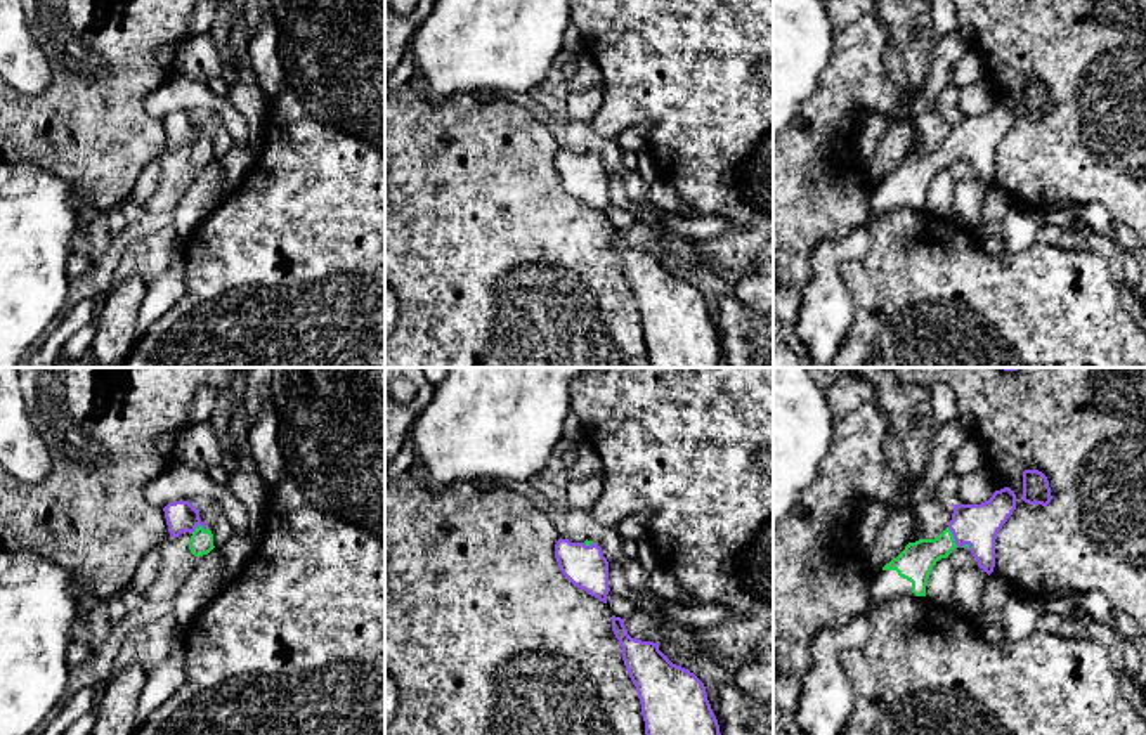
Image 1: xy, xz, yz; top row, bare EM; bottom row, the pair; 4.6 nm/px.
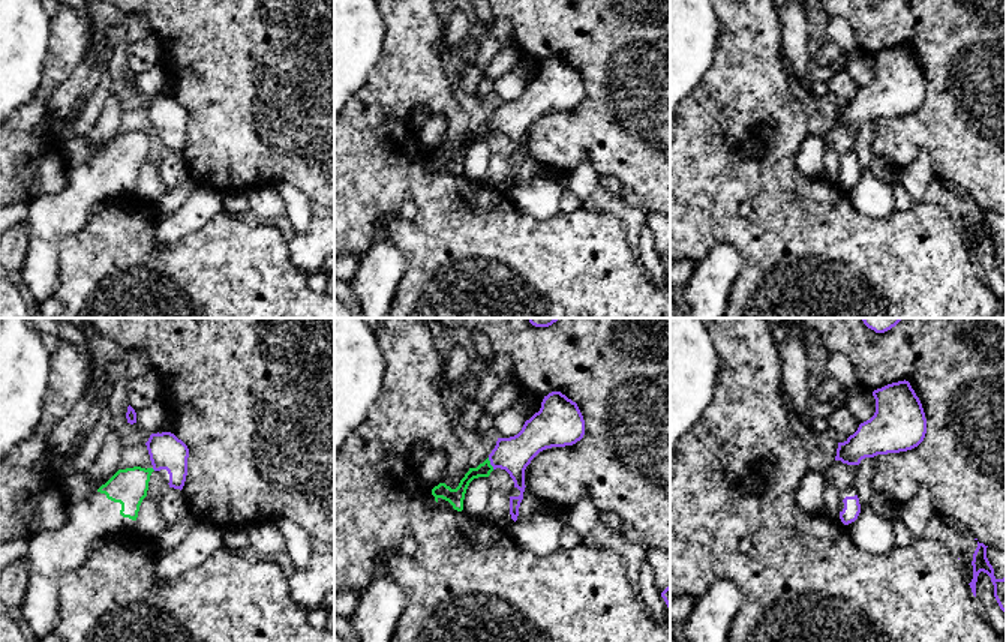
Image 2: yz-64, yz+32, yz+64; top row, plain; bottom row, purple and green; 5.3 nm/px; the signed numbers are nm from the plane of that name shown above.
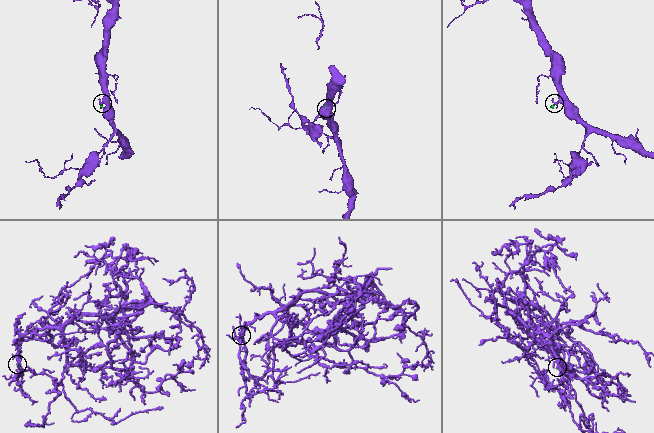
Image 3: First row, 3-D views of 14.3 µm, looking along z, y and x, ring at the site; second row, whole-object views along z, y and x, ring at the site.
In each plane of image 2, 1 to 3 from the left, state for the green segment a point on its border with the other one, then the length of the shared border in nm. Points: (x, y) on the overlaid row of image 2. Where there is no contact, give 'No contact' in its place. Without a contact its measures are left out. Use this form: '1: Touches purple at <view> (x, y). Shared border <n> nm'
1: No contact
2: Touches purple at yz+32 (491, 464). Shared border 70 nm
3: No contact

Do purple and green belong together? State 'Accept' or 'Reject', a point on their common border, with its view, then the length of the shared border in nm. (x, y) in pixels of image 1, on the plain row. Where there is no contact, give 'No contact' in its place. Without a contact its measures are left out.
Accept. Touches purple at yz (954, 149). Shared border 110 nm

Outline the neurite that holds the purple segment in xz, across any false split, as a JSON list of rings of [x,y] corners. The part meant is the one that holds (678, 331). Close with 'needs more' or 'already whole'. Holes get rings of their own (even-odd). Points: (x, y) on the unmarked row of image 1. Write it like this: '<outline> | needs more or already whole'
[[[612,227],[612,243],[638,303],[650,366],[720,368],[720,336],[704,295],[688,281],[673,276],[659,262],[659,255],[631,250],[624,231]]] | already whole

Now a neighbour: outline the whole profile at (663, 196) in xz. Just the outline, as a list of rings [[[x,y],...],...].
[[[655,180],[650,185],[650,203],[655,206],[657,211],[664,213],[680,213],[685,215],[685,210],[680,203],[678,192],[673,185]]]

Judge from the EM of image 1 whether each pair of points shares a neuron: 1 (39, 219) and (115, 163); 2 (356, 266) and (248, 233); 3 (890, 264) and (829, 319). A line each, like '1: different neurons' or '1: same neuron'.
1: different neurons
2: same neuron
3: different neurons

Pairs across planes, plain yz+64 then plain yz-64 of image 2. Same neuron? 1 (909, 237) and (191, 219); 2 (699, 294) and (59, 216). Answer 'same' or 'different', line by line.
1: different
2: same

